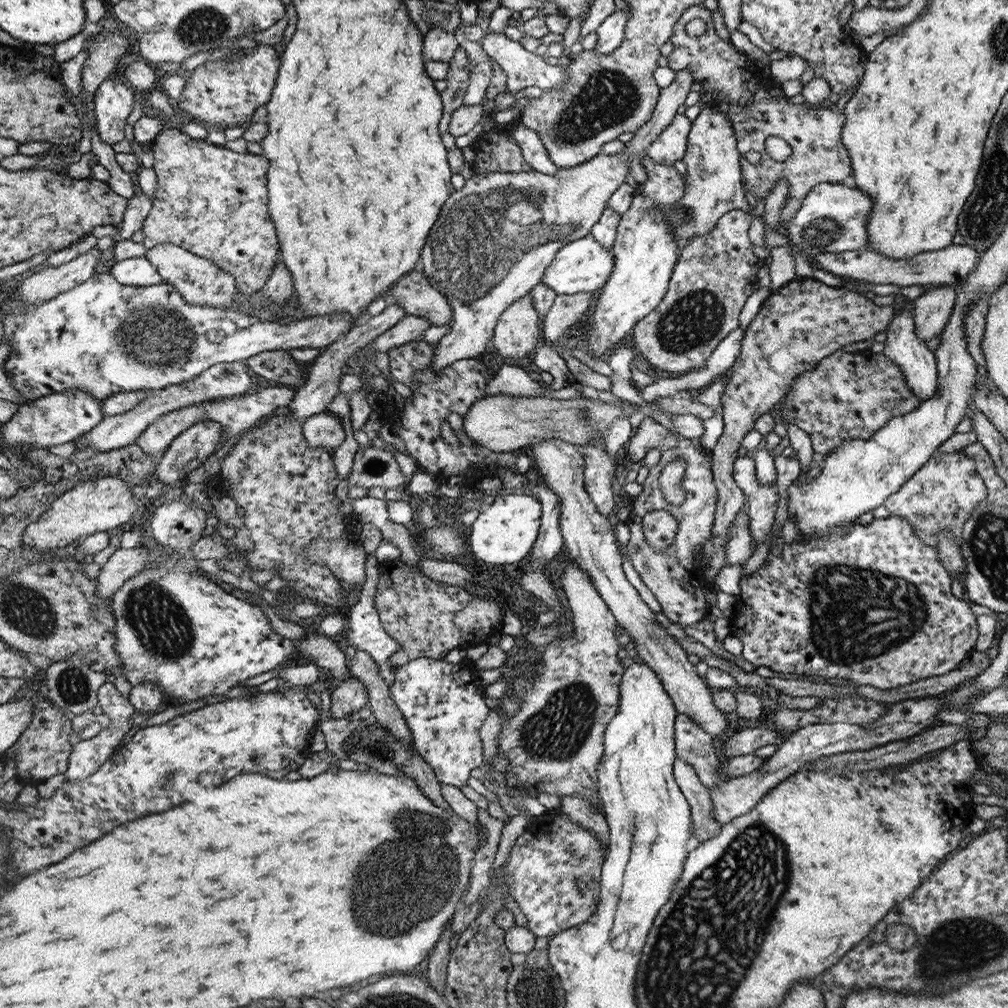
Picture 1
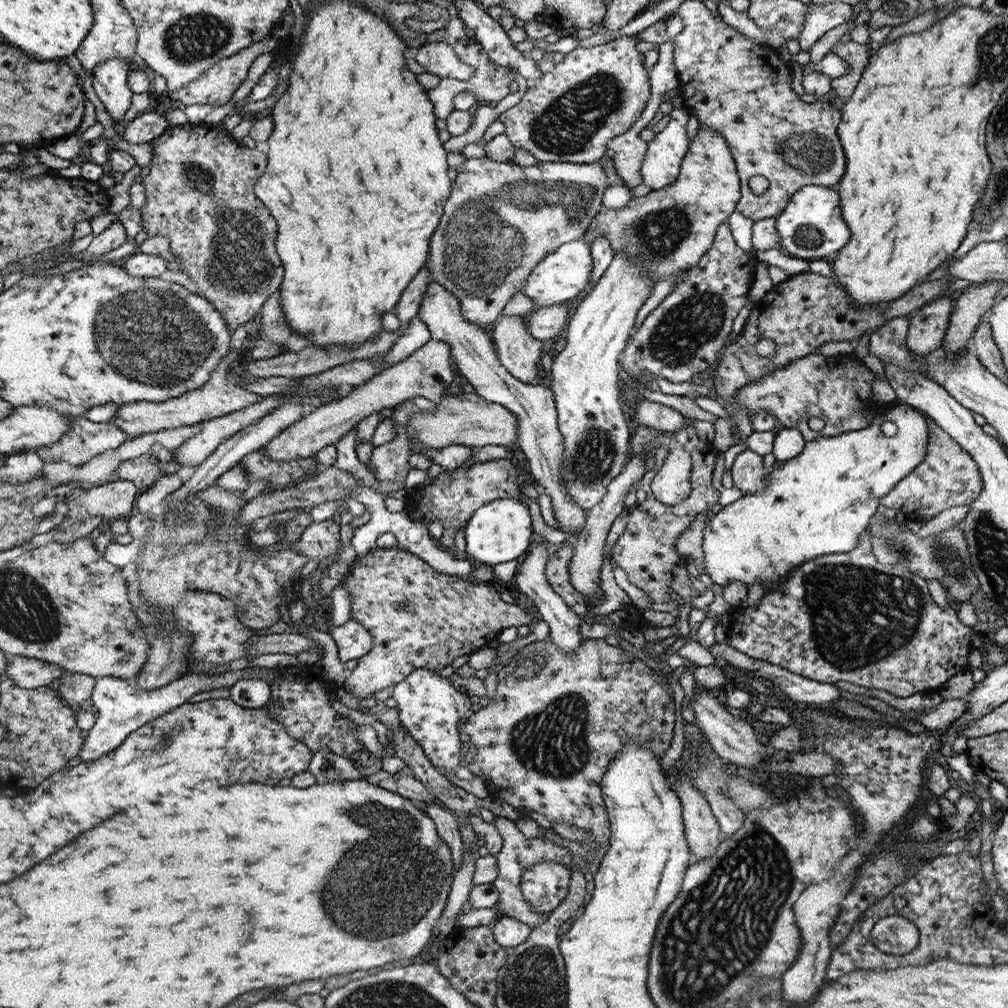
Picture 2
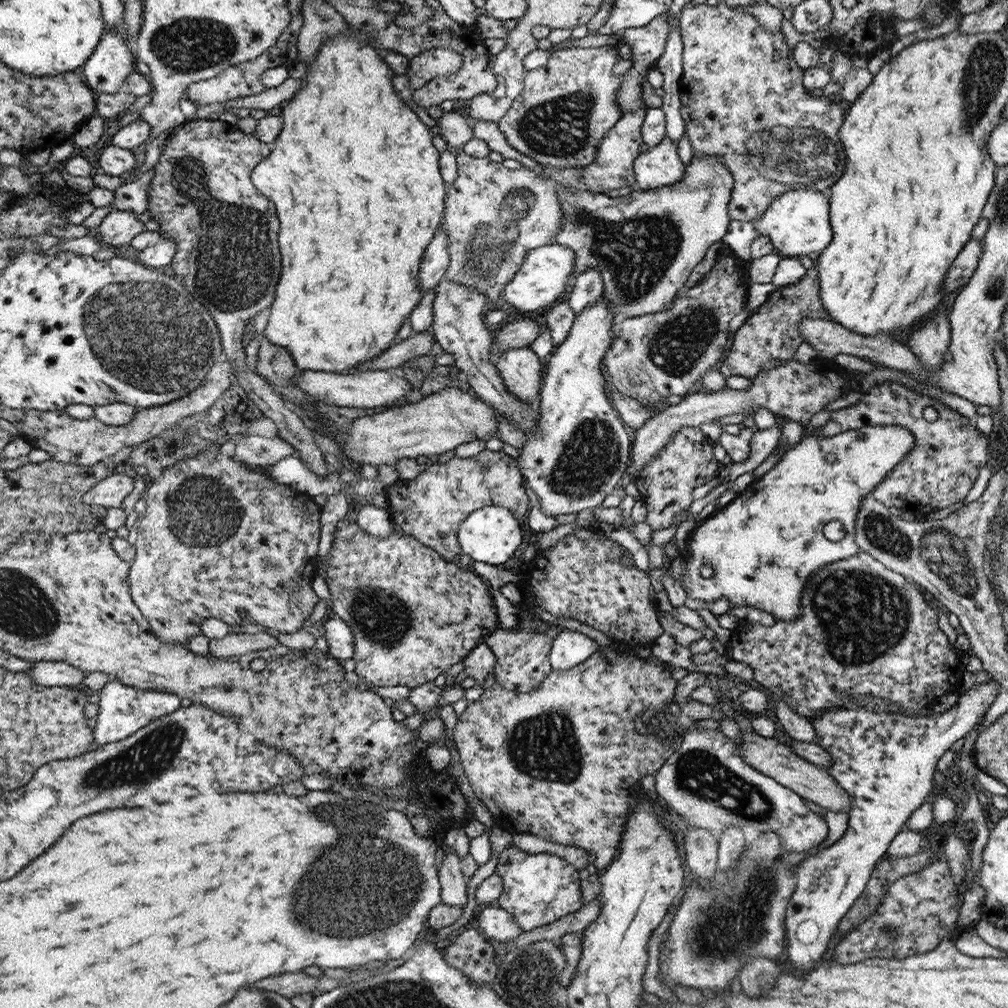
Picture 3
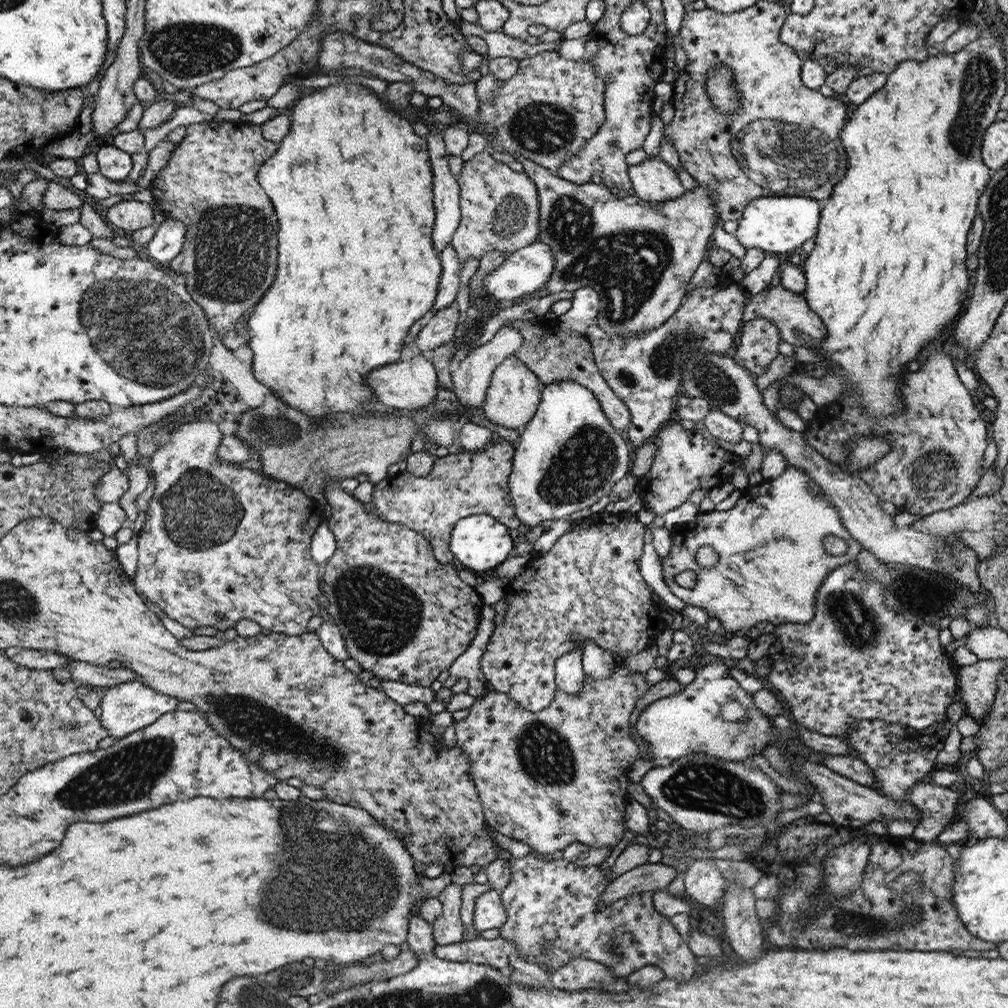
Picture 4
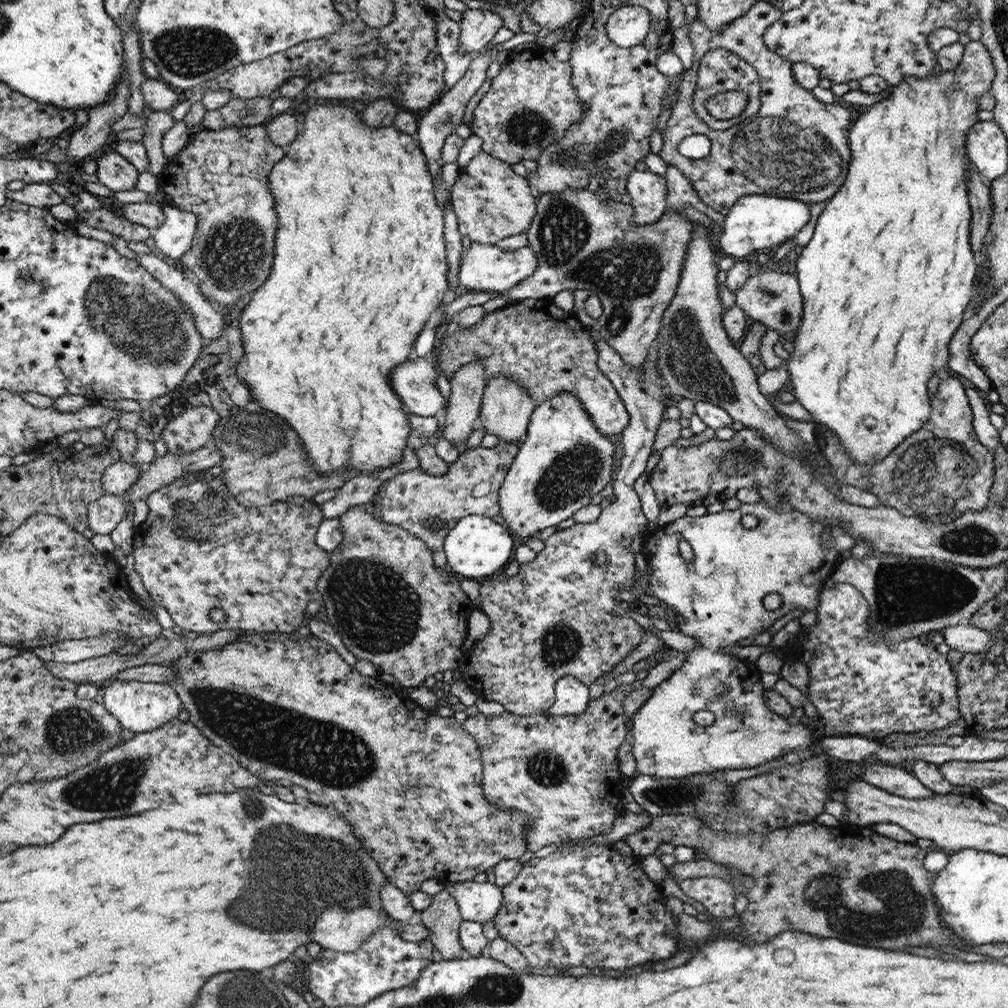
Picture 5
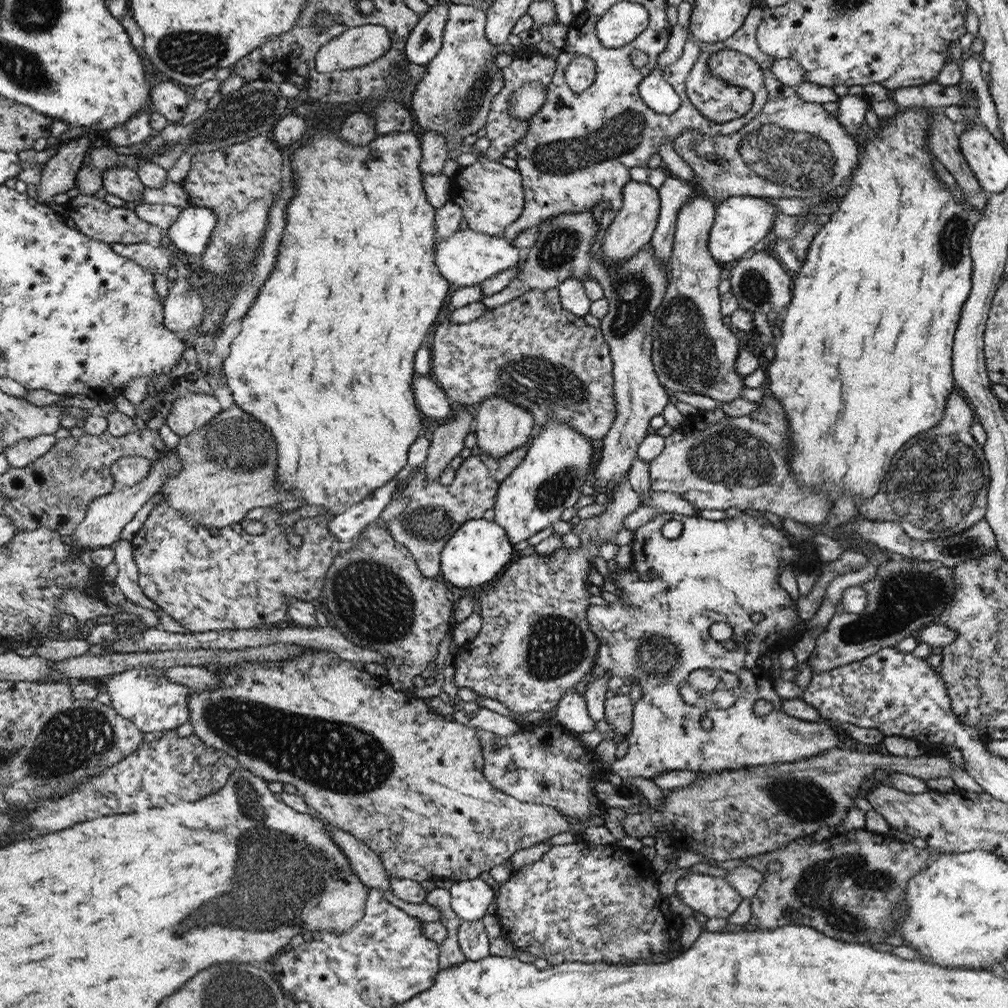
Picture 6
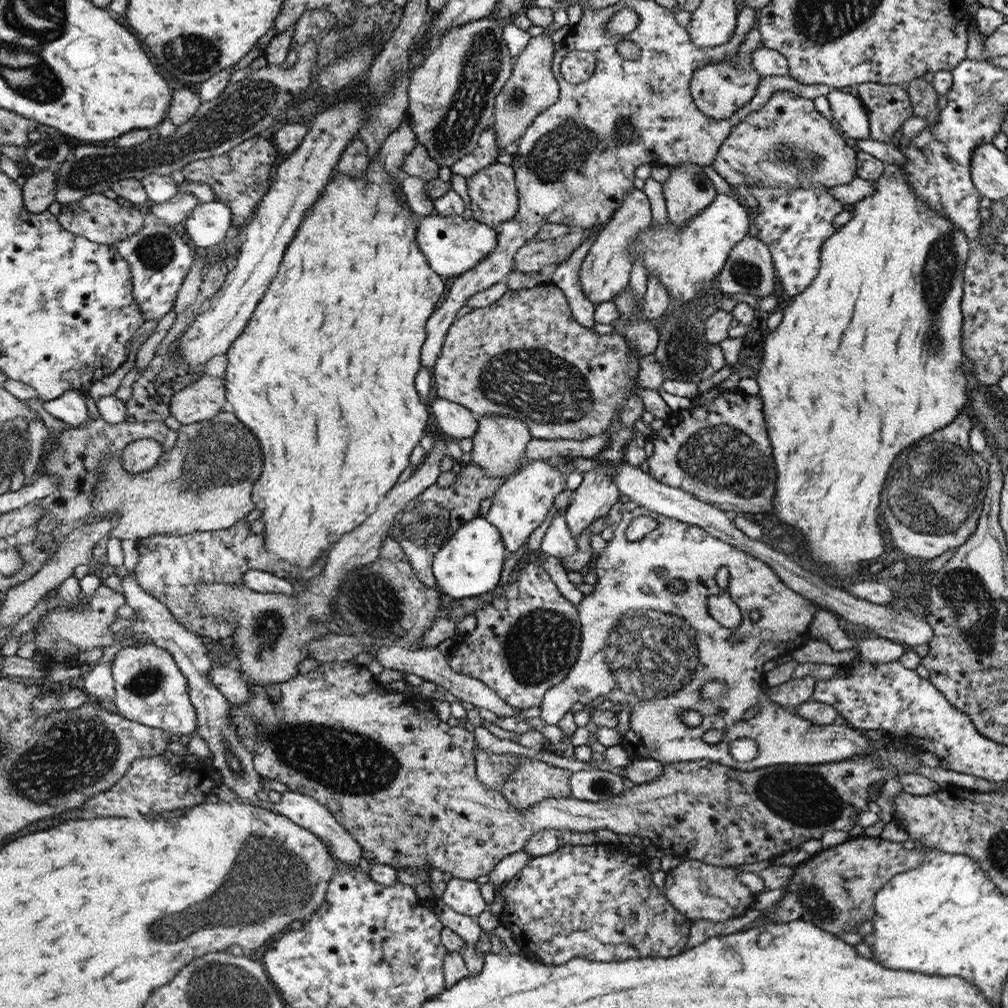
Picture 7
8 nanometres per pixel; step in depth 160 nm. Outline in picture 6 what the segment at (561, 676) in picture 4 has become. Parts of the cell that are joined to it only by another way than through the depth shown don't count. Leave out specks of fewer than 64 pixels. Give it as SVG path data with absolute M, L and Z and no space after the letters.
M575 688L568 690L559 699L555 706L554 723L563 725L576 734L592 732L597 728L597 722L588 714L585 696L575 691Z

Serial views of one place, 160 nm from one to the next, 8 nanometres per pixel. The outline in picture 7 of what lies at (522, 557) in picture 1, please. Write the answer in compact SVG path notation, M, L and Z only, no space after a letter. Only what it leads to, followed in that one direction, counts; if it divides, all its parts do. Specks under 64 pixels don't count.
M478 516L463 524L452 539L448 540L447 547L438 552L432 564L440 592L444 592L449 600L454 600L478 597L494 591L500 582L504 552L506 552L506 546L502 534L496 525L486 520L486 517Z

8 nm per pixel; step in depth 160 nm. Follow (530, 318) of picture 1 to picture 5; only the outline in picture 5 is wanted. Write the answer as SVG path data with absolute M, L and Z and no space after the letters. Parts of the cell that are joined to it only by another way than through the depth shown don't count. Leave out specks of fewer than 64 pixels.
M498 375L487 381L479 414L479 419L486 432L497 435L504 442L514 442L527 435L534 412L534 399L531 393L516 379L506 375Z

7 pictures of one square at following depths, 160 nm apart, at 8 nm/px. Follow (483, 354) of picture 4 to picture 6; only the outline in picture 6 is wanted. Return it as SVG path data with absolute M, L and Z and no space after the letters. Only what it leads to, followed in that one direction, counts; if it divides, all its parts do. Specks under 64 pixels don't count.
M462 405L453 418L436 428L429 441L425 468L425 479L439 480L439 474L448 466L454 456L462 452L464 441L474 430L475 416L468 412L470 405Z

